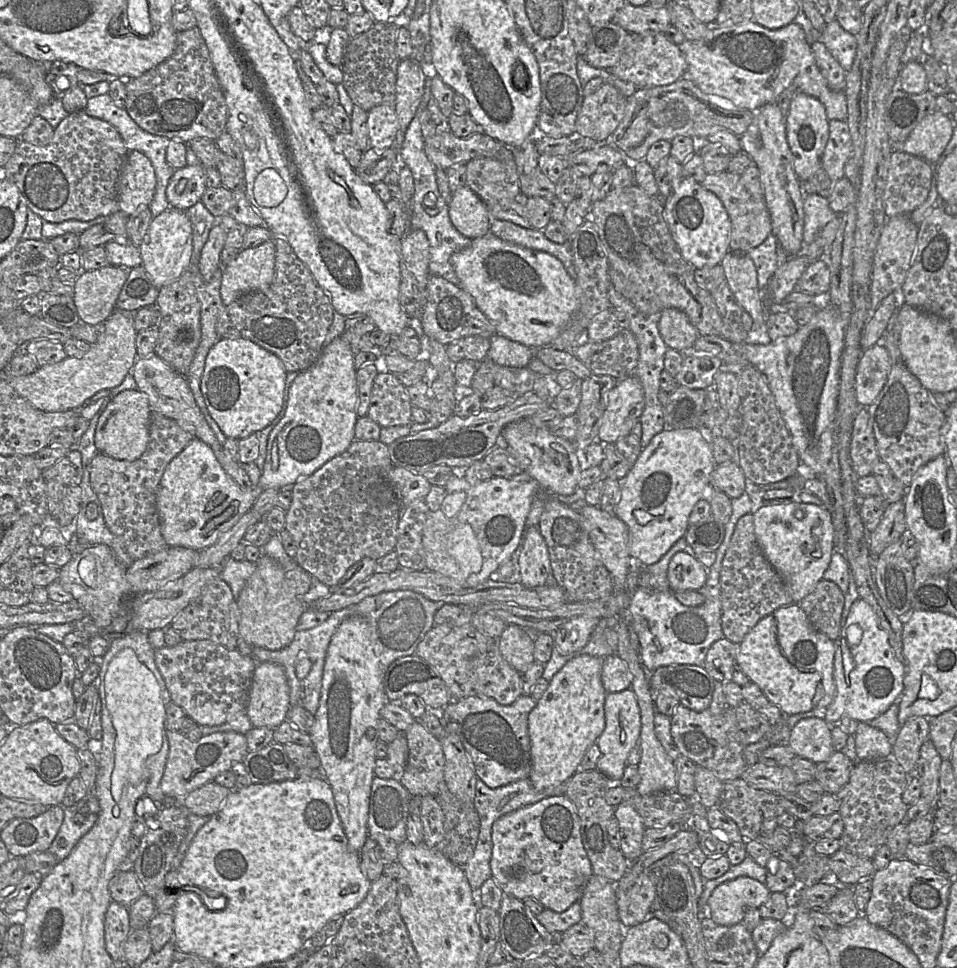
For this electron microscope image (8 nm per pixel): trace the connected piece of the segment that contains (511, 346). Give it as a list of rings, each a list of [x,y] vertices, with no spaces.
[[[494,334],[489,337],[490,348],[487,358],[500,366],[529,368],[535,350],[506,337]]]

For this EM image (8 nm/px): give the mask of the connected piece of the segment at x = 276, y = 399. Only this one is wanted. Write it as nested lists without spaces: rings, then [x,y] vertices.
[[[219,339],[209,350],[201,392],[211,417],[228,438],[242,439],[271,424],[281,411],[287,371],[281,359],[254,342]]]

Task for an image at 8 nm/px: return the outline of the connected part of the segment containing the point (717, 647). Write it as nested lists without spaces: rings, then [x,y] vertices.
[[[722,638],[714,642],[705,658],[705,670],[715,680],[732,682],[733,667],[736,664],[738,645]]]

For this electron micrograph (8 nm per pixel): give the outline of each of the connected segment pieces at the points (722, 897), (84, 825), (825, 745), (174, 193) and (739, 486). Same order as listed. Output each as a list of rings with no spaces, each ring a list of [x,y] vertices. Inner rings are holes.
[[[740,876],[719,885],[708,900],[710,918],[718,925],[741,923],[749,909],[758,908],[771,892],[756,879]]]
[[[89,793],[84,799],[75,805],[64,807],[64,819],[60,829],[52,841],[48,852],[52,853],[58,860],[66,858],[77,842],[92,828],[98,818],[100,804],[94,793]],[[87,805],[91,813],[82,823],[75,822],[75,815],[80,806]]]
[[[817,717],[801,719],[790,732],[788,746],[815,764],[827,761],[834,752],[830,724]]]
[[[200,163],[186,165],[174,171],[166,189],[169,205],[179,210],[187,210],[201,201],[206,190],[205,168]]]
[[[736,461],[716,465],[709,477],[713,490],[725,493],[731,500],[745,492],[746,478]]]

